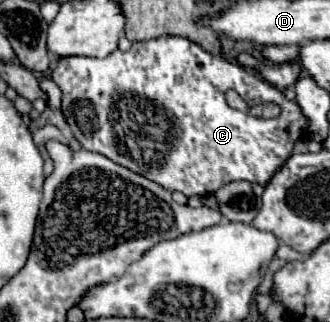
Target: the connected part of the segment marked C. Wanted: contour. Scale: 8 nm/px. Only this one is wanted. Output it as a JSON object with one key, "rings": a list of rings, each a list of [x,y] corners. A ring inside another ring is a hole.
{"rings":[[[161,36],[155,40],[133,42],[127,52],[115,50],[101,60],[69,56],[57,60],[51,72],[53,82],[63,92],[61,110],[65,120],[85,150],[99,152],[171,192],[183,192],[187,198],[213,194],[233,180],[247,180],[265,186],[291,156],[293,144],[307,138],[307,118],[301,114],[301,108],[295,102],[285,100],[275,86],[251,70],[213,56],[187,38]],[[229,88],[233,88],[247,102],[247,106],[273,102],[281,108],[281,114],[265,120],[233,110],[225,102],[225,92]]]}

